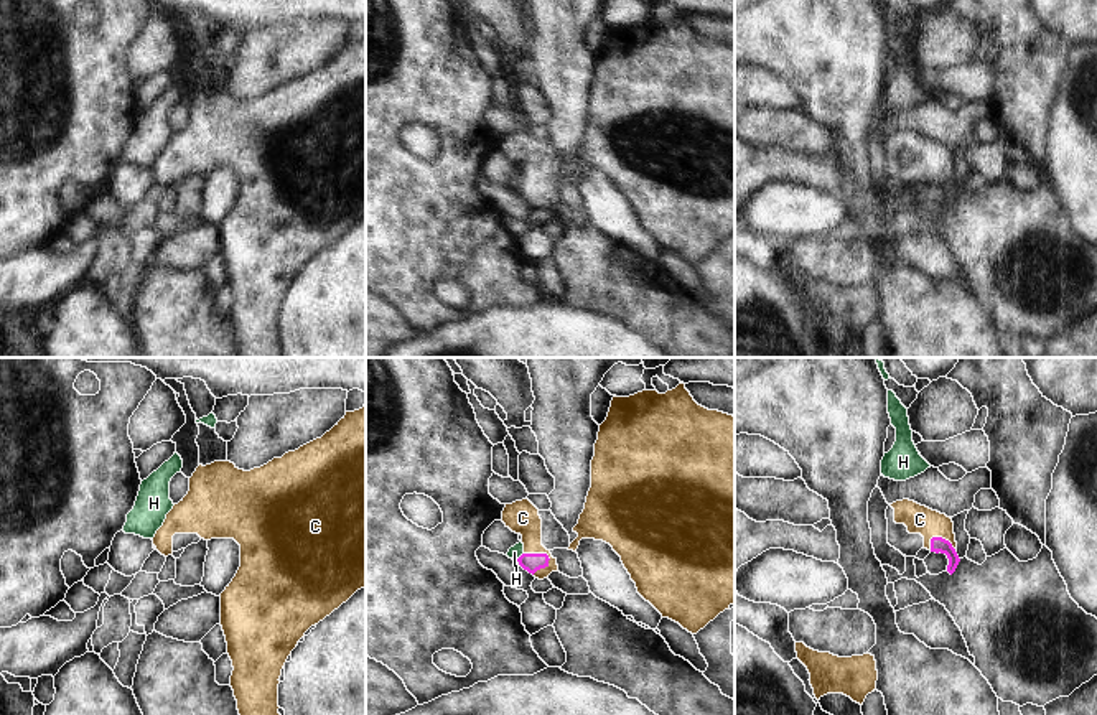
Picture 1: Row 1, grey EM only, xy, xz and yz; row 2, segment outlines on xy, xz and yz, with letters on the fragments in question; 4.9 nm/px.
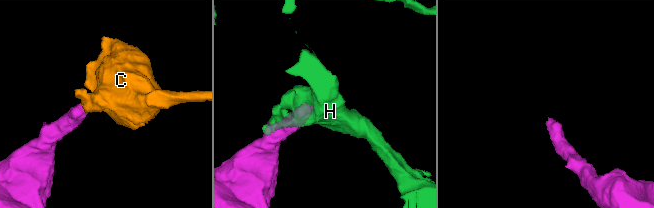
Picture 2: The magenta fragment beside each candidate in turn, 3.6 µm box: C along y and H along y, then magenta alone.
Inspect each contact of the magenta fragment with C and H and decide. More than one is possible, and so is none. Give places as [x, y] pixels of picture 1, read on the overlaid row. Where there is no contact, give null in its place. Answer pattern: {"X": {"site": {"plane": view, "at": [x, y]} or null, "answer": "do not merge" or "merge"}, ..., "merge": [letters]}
{"C": {"site": {"plane": "xz", "at": [541, 554]}, "answer": "merge"}, "H": {"site": {"plane": "xz", "at": [521, 556]}, "answer": "do not merge"}, "merge": ["C"]}

